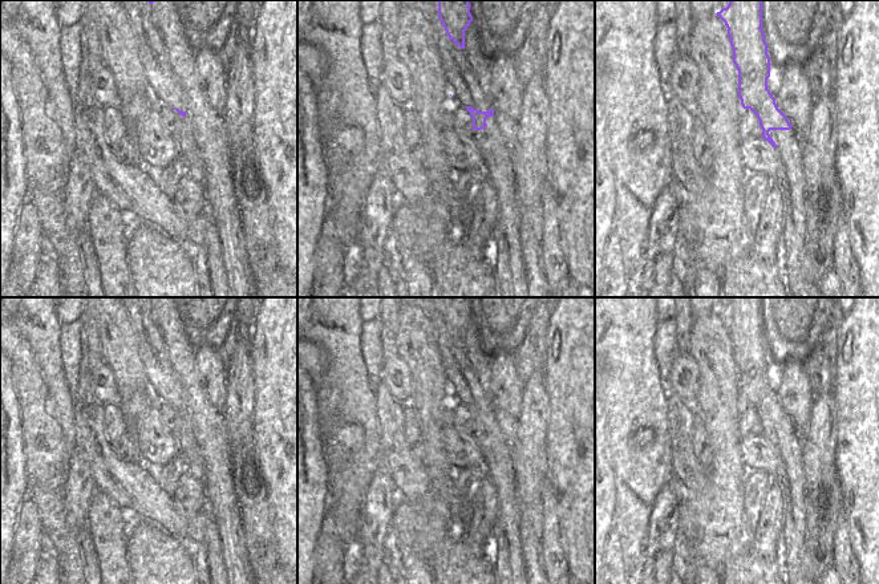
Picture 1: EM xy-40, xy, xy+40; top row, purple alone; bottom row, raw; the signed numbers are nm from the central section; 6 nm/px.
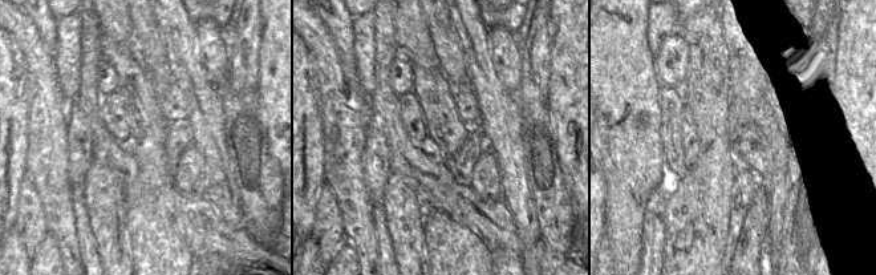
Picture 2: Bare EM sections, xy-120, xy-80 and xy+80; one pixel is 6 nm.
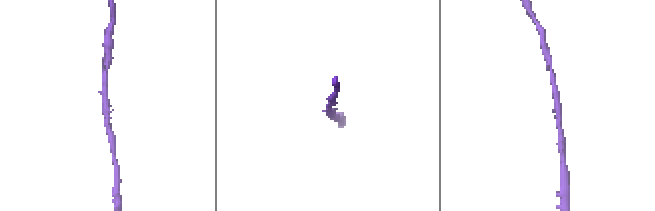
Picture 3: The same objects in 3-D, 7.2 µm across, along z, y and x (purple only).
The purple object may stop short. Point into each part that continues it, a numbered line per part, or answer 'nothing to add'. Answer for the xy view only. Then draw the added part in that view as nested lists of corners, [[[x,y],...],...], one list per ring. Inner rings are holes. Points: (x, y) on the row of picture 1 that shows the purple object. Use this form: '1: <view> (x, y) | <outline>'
nothing to add

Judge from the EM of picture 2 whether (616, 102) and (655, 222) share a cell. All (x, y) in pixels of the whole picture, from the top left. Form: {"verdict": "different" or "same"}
{"verdict": "different"}

